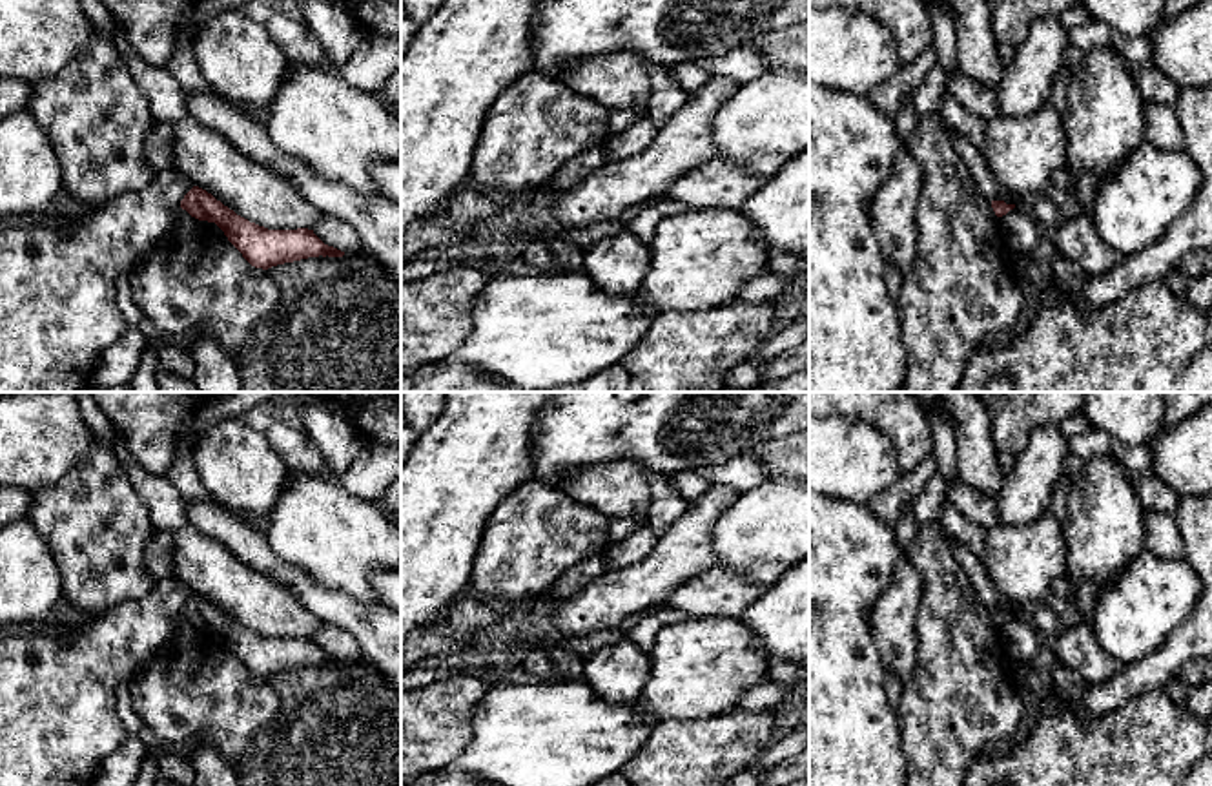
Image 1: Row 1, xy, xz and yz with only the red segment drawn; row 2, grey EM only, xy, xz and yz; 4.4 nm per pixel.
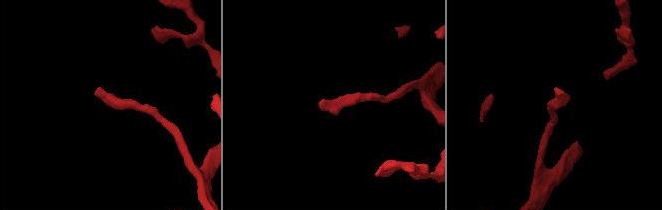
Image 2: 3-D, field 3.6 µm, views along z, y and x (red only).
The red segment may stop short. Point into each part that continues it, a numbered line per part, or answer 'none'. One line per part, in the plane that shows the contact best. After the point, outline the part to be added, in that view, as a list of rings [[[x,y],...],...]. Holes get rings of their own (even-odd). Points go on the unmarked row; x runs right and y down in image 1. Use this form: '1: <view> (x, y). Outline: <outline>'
none

